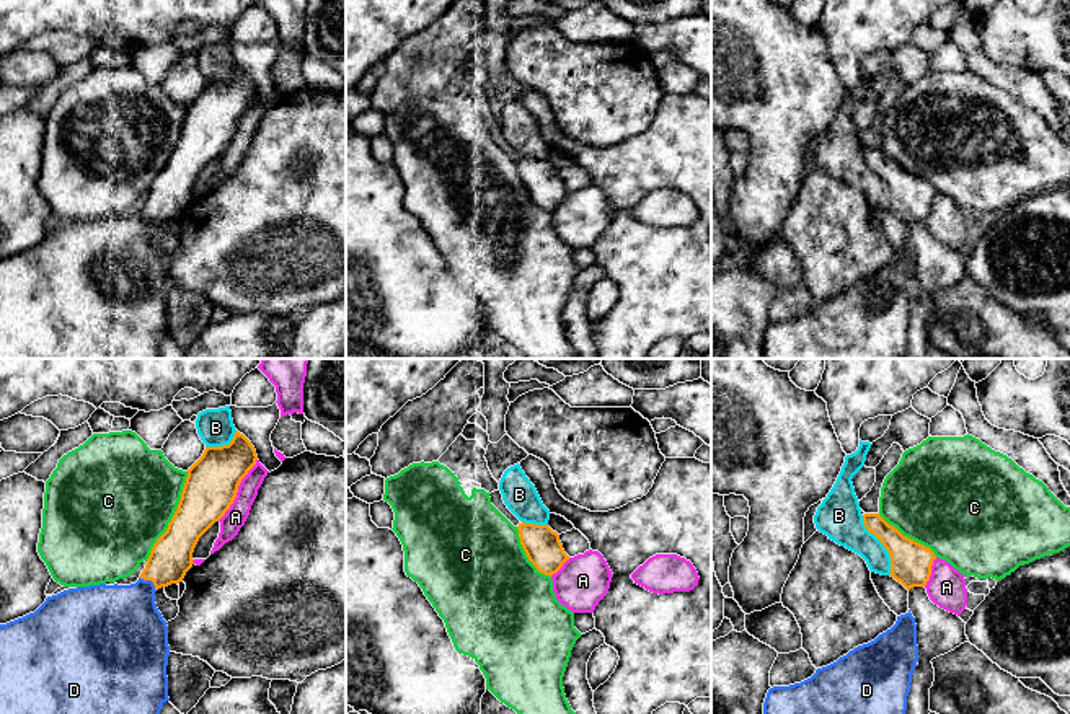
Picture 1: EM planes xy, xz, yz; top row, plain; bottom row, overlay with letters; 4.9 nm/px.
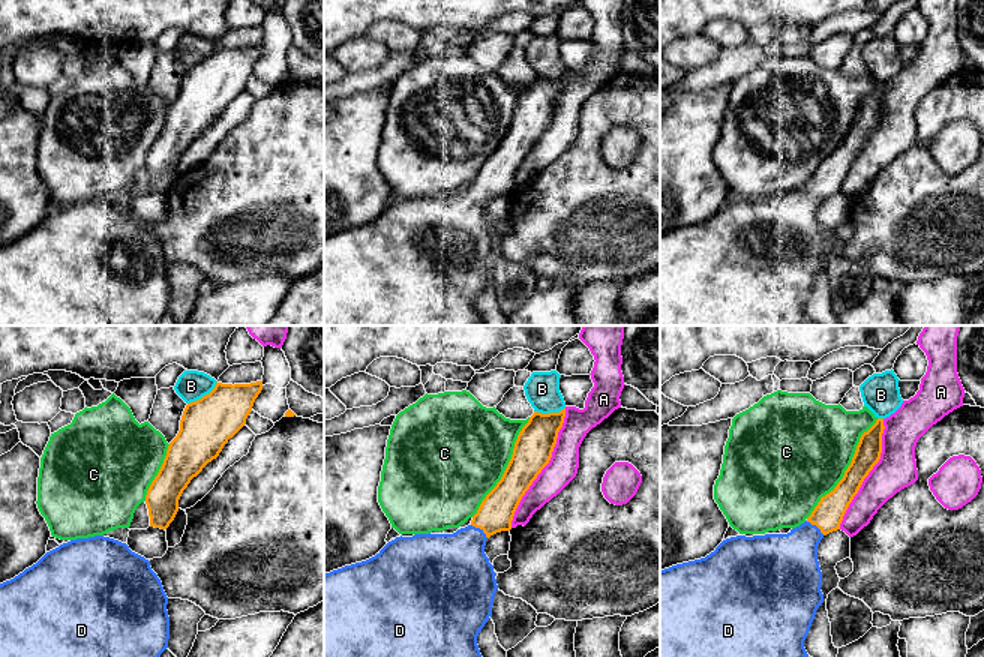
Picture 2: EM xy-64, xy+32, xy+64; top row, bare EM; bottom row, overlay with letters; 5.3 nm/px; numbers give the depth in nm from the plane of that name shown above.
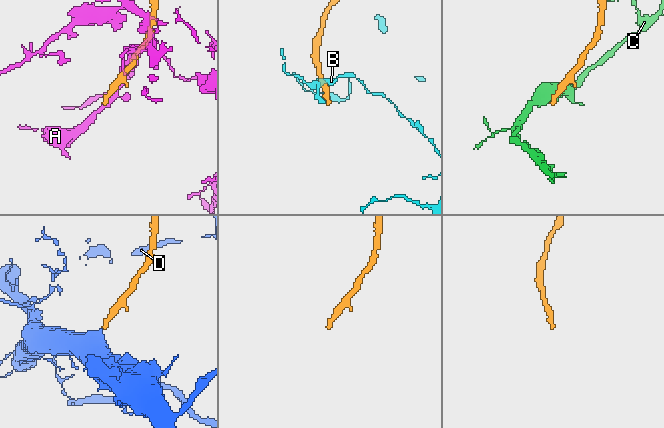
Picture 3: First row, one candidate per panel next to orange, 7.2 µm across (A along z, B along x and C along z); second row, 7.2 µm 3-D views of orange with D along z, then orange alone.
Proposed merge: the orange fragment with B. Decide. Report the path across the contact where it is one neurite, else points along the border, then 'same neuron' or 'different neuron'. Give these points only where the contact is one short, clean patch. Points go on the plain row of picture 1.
different neuron

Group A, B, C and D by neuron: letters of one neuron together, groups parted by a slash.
A / B / C / D

